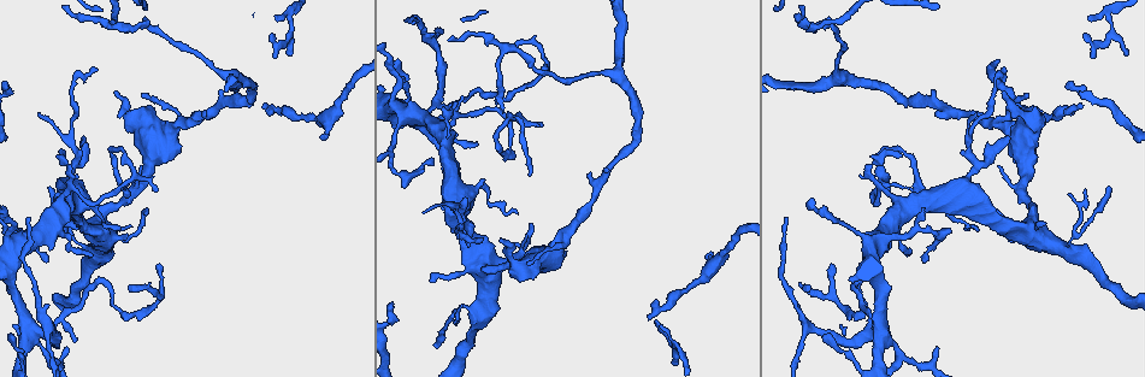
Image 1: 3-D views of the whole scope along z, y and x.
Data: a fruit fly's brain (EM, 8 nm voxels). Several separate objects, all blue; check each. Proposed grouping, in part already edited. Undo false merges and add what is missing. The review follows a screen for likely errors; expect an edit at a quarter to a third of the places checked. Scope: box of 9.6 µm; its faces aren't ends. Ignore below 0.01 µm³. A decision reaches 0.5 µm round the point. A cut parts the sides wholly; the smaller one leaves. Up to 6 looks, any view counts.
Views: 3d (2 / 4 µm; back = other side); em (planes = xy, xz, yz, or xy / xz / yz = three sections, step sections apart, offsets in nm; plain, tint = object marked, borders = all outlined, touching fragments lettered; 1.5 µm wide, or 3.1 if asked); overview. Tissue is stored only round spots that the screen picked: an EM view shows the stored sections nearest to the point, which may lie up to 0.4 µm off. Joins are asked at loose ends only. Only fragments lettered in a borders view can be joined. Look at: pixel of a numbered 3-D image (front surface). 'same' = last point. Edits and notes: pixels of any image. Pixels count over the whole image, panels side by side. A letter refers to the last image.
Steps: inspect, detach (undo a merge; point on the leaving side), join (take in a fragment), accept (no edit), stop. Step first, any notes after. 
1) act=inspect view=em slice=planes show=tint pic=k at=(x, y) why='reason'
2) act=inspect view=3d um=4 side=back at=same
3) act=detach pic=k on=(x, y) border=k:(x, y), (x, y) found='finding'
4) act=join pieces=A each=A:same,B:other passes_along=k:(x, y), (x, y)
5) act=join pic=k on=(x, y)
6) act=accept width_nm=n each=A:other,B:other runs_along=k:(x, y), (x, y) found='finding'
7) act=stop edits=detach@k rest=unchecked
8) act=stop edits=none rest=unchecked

act=inspect view=3d um=2 pic=1 at=(156, 192) why='tapers out'

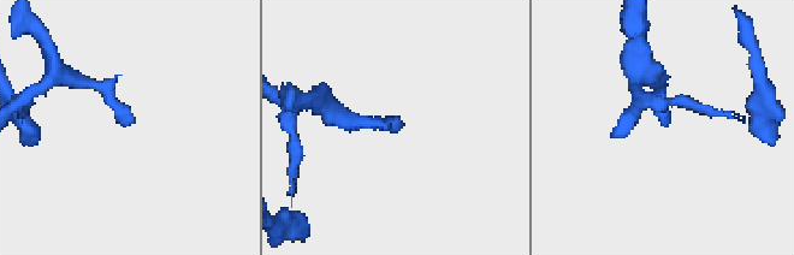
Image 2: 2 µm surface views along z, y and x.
act=inspect view=em slice=planes show=borders pic=2 at=(400, 121)

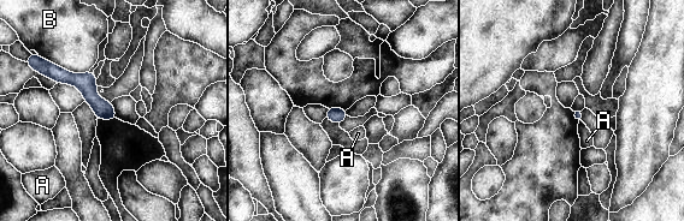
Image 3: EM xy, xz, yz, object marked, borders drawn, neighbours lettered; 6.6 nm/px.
act=accept each=A:other,B:other runs_along=3:(51, 73), (76, 79), (112, 117) found='no lettered fragment goes on from it'

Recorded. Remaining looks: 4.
act=inspect view=3d um=2 pic=1 at=(482, 237) why='tapers out'

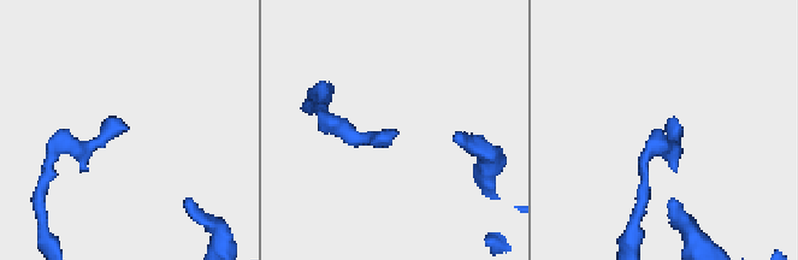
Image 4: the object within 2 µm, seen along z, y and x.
act=inspect view=em slice=planes show=borders pic=4 at=(128, 128)

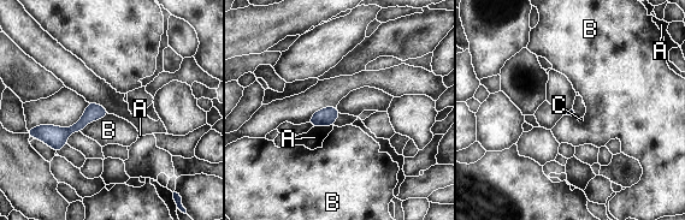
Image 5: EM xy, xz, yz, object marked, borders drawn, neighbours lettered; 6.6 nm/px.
act=accept each=A:other,B:other,C:other found='no lettered fragment goes on from it'

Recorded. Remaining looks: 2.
act=inspect view=em slice=planes show=tint pic=1 at=(1044, 223) why='free end'

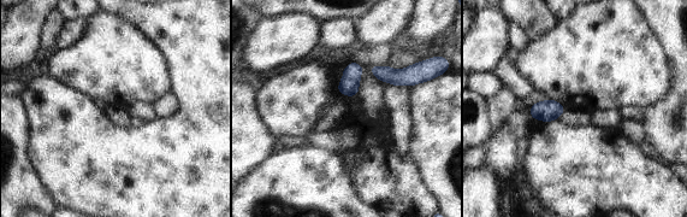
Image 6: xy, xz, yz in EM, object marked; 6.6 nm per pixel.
act=inspect view=em slice=planes show=borders at=same

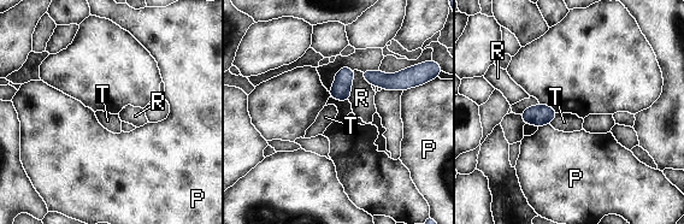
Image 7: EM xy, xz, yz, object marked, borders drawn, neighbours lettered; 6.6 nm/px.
act=accept each=P:other,R:other,T:other border=7:(558, 113), (549, 123) found='none of them fits'

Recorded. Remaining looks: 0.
act=stop edits=none rest=unchecked

